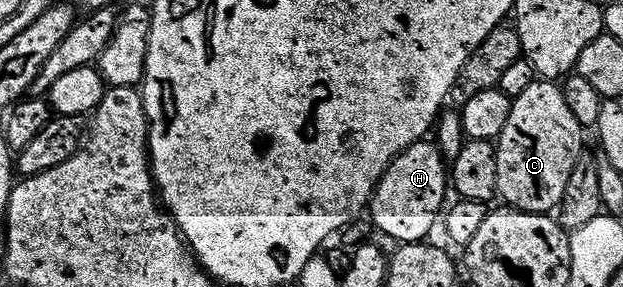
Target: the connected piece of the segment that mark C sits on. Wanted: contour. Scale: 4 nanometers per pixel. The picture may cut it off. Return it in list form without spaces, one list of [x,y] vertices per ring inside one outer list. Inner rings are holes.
[[[535,80],[513,98],[511,113],[503,132],[495,140],[497,148],[497,193],[502,203],[532,214],[549,214],[561,204],[567,176],[583,153],[583,128],[575,120],[560,85],[553,80]]]

